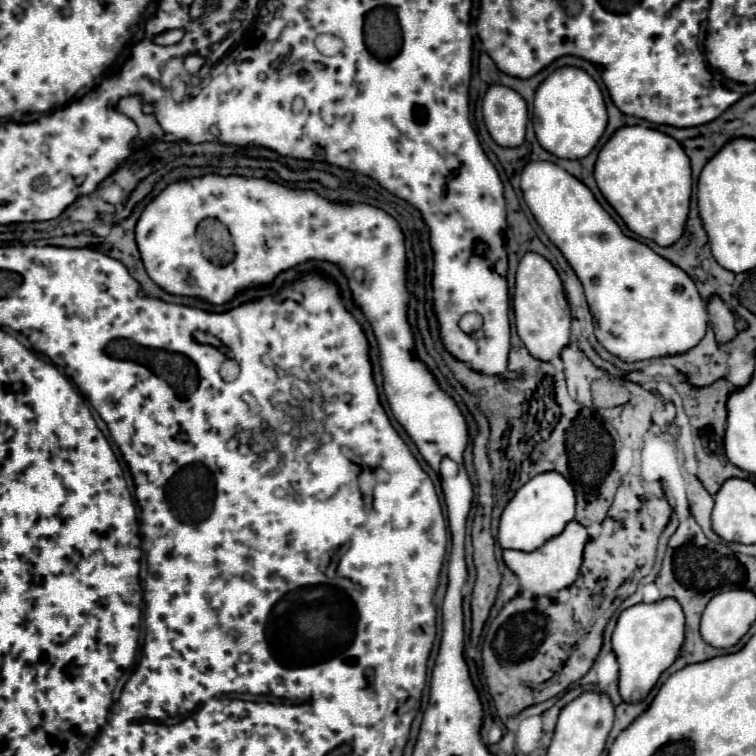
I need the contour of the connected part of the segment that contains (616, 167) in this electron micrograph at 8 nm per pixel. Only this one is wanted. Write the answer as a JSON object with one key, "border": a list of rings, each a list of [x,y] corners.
{"border":[[[642,125],[620,127],[600,149],[594,177],[598,189],[630,231],[664,247],[680,239],[690,207],[692,179],[690,159],[674,137]]]}

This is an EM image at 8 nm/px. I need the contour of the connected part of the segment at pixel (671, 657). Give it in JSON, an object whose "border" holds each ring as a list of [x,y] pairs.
{"border":[[[674,597],[656,603],[638,603],[624,609],[612,633],[612,651],[620,663],[620,695],[628,703],[642,701],[658,677],[676,661],[684,641],[684,613]]]}

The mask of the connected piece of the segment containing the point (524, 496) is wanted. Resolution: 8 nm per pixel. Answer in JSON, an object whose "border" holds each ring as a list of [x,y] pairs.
{"border":[[[540,473],[532,477],[504,507],[500,517],[498,543],[502,549],[534,551],[544,545],[550,537],[558,535],[568,521],[574,519],[574,487],[560,473]]]}

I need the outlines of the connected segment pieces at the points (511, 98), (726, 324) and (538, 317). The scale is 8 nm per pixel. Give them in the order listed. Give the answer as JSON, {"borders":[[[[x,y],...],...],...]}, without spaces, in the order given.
{"borders":[[[[504,85],[488,87],[482,101],[484,123],[492,139],[502,147],[518,147],[526,135],[528,107],[522,95]]],[[[710,297],[706,303],[708,315],[710,315],[710,325],[716,333],[718,343],[726,343],[736,337],[736,327],[734,327],[734,313],[726,307],[726,303],[720,297]]],[[[526,253],[518,263],[516,293],[514,293],[516,331],[526,349],[542,359],[552,361],[560,355],[562,347],[570,341],[570,305],[566,301],[562,281],[556,269],[538,253]]]]}

